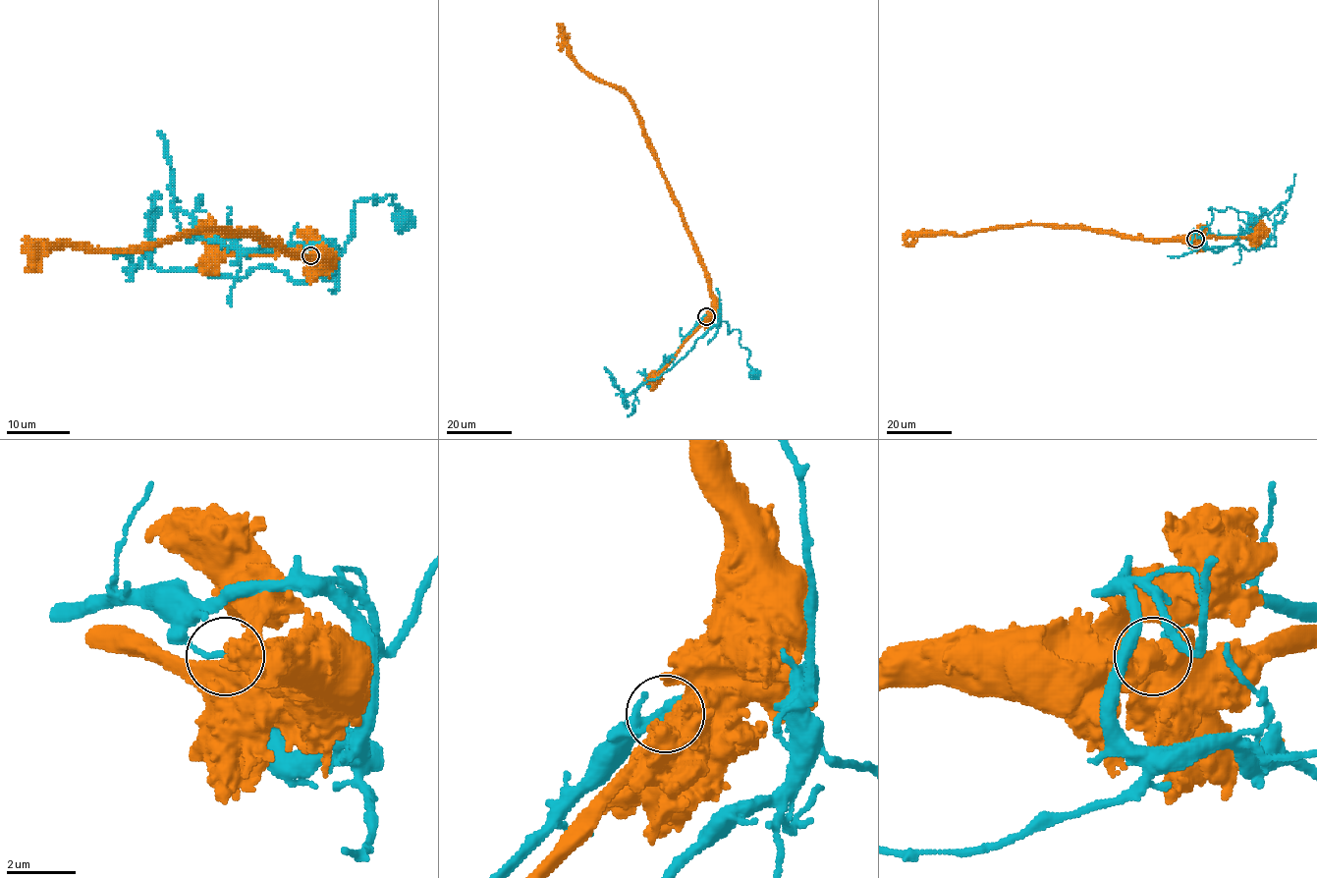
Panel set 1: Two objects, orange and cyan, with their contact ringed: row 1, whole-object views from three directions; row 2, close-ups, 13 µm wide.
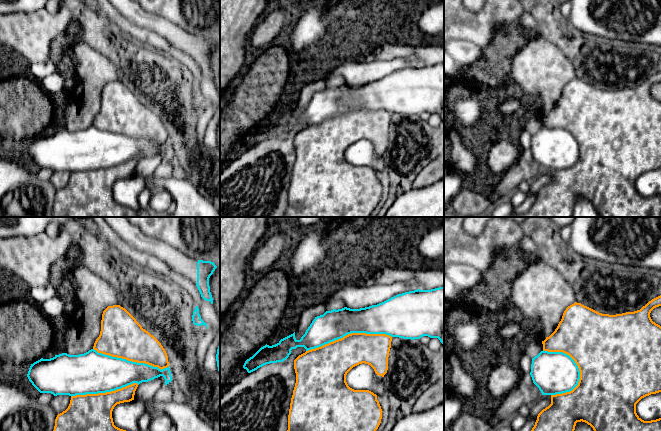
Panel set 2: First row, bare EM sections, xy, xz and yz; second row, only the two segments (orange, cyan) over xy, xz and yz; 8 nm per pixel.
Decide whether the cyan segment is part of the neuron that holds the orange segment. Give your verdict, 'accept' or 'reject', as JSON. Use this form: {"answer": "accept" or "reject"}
{"answer": "reject"}

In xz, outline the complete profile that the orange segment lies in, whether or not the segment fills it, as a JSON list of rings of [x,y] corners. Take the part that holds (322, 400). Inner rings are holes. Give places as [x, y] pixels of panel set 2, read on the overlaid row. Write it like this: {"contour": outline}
{"contour": [[[351,333],[299,355],[294,360],[296,383],[287,431],[376,431],[383,412],[377,395],[369,390],[350,388],[346,375],[353,367],[365,363],[384,377],[391,341],[392,337],[386,334]]]}

